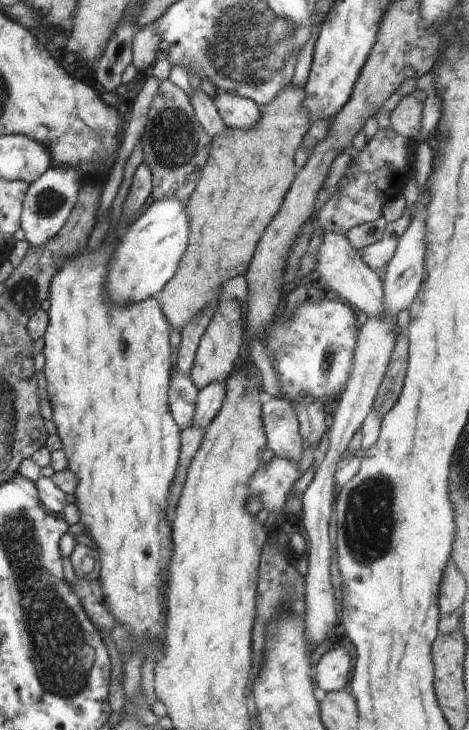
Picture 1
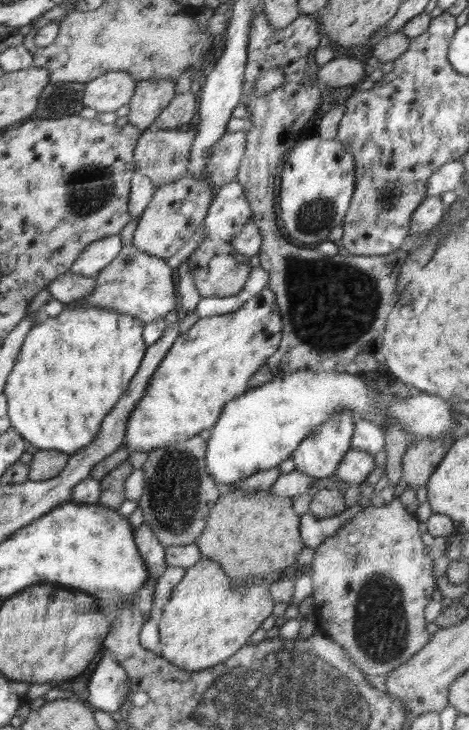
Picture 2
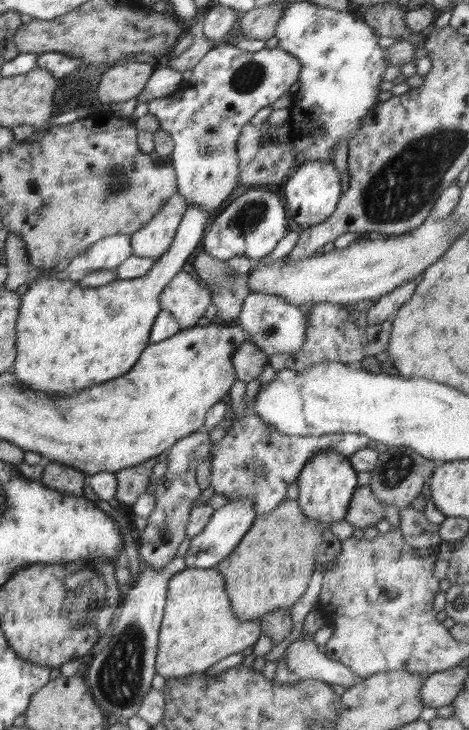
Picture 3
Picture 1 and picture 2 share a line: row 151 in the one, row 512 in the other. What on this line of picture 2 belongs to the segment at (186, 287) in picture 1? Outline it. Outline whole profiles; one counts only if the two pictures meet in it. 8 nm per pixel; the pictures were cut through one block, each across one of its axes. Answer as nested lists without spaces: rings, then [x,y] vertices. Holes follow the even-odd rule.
[[[234,490],[222,493],[215,502],[202,534],[195,540],[203,558],[218,562],[230,579],[250,578],[258,574],[282,572],[288,566],[296,565],[297,554],[305,544],[300,536],[301,517],[292,507],[292,498],[274,496],[269,490]]]

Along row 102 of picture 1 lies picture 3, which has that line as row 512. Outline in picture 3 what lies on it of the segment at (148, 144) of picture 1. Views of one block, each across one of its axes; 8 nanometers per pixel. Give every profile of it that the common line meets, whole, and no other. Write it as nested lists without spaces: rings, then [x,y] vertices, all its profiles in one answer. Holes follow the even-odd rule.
[[[201,429],[194,434],[190,433],[181,438],[174,446],[169,448],[166,474],[154,487],[156,489],[154,492],[155,508],[147,518],[144,531],[138,533],[139,557],[147,562],[146,565],[161,569],[172,558],[176,557],[178,547],[187,537],[185,534],[189,516],[193,509],[192,502],[199,499],[202,493],[195,478],[196,468],[209,456],[213,445],[207,430]]]

